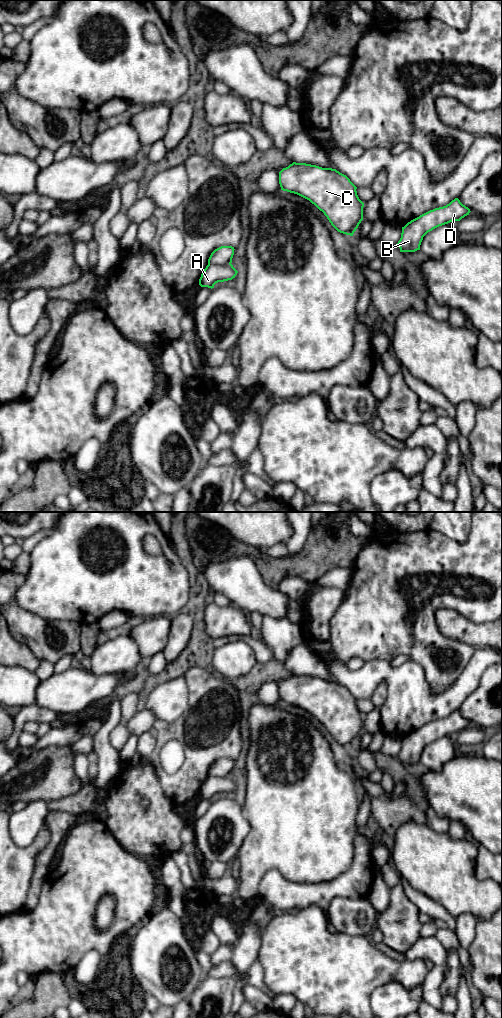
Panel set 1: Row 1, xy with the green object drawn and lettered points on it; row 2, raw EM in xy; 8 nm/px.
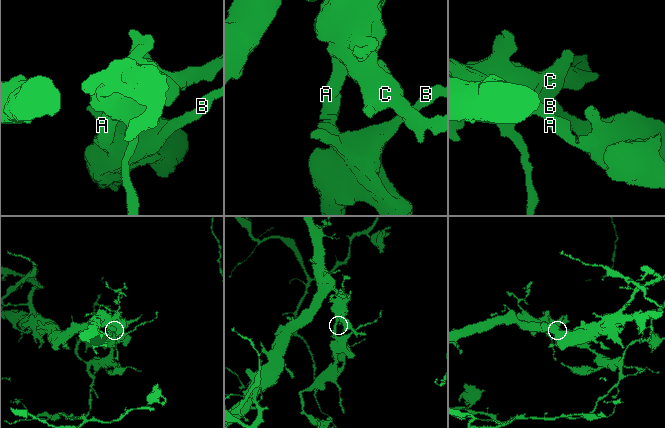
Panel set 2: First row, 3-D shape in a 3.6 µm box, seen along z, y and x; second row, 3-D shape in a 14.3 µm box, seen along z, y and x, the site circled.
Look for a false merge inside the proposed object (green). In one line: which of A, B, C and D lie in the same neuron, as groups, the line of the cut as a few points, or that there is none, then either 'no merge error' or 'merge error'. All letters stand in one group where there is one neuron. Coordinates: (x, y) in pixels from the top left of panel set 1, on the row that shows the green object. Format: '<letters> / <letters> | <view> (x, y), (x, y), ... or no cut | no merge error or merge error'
A B D / C | xy (208, 263), (230, 264) | merge error

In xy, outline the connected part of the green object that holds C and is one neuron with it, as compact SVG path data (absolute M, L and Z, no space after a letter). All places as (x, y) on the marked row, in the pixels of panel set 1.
M293 162L279 172L279 184L281 190L297 194L314 204L340 233L353 236L363 220L364 203L357 195L357 187L336 169Z

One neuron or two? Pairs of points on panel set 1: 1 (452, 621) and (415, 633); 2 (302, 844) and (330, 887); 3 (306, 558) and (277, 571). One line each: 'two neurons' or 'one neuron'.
1: two neurons
2: two neurons
3: one neuron

